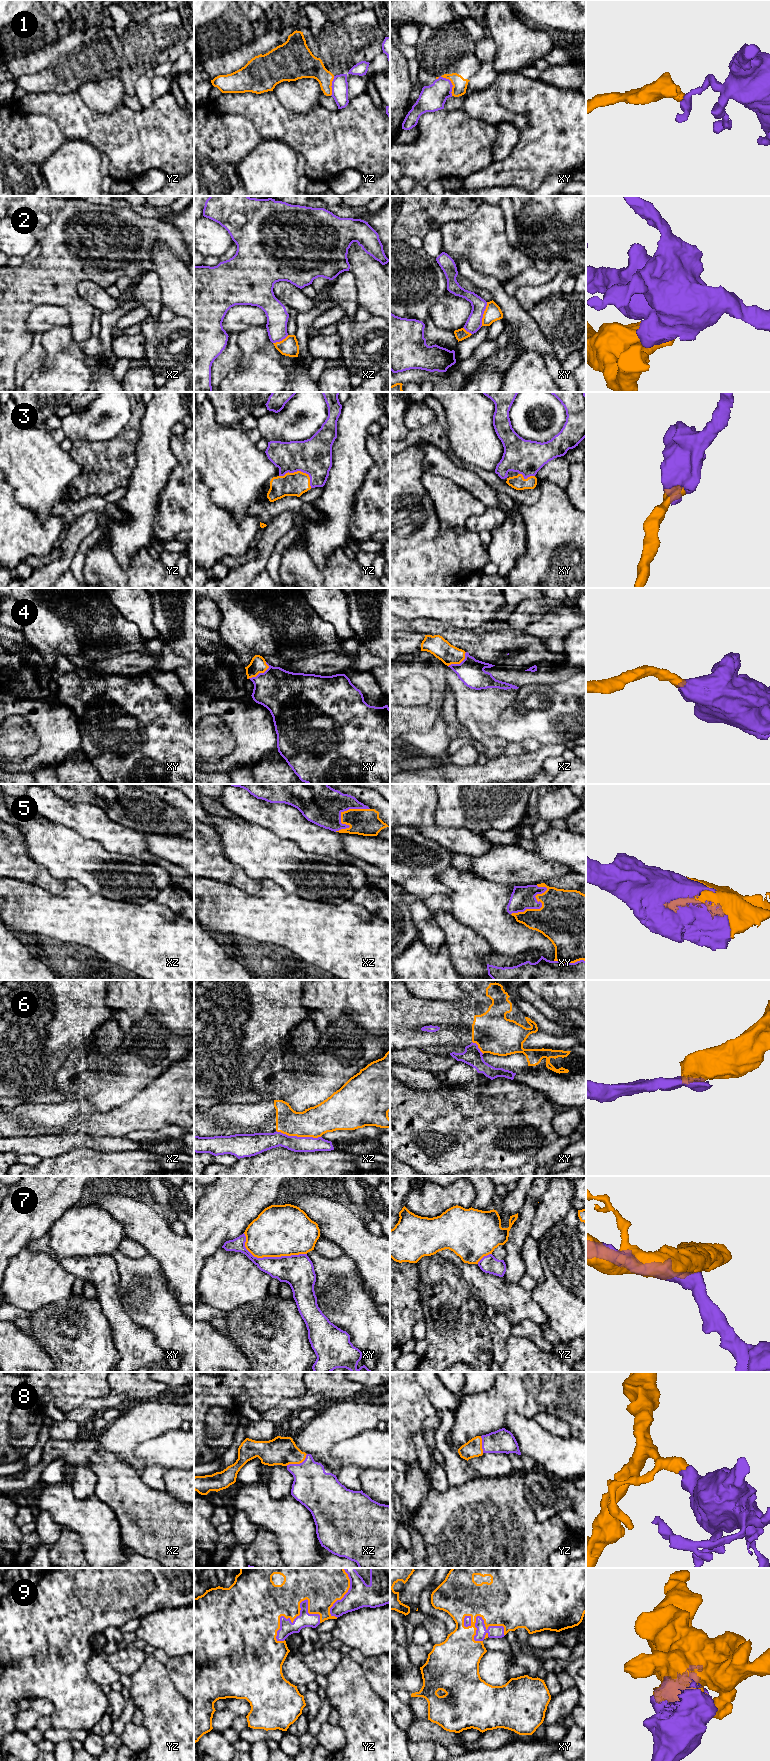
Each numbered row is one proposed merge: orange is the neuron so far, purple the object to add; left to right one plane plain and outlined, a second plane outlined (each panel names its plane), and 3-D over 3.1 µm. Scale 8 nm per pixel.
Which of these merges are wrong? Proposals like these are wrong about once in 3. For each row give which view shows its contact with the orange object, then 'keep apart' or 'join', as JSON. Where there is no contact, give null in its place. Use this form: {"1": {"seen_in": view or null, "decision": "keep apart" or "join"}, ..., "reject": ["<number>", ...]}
{"1": {"seen_in": "xy", "decision": "keep apart"}, "2": {"seen_in": "xy", "decision": "keep apart"}, "3": {"seen_in": "yz", "decision": "join"}, "4": {"seen_in": "xy", "decision": "join"}, "5": {"seen_in": "xy", "decision": "join"}, "6": {"seen_in": "xz", "decision": "keep apart"}, "7": {"seen_in": "xy", "decision": "keep apart"}, "8": {"seen_in": "xz", "decision": "join"}, "9": {"seen_in": "yz", "decision": "join"}, "reject": ["1", "2", "6", "7"]}

